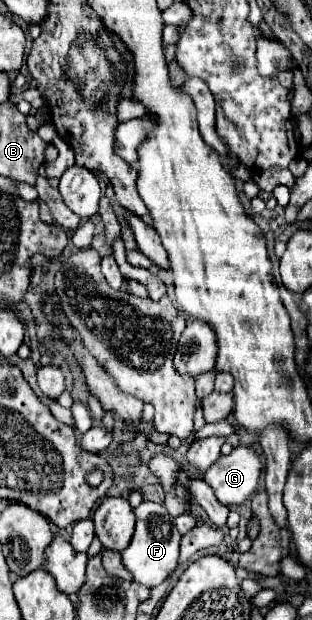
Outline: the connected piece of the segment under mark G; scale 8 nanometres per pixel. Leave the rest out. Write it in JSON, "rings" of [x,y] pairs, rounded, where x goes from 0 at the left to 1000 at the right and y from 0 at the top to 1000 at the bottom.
{"rings":[[[753,721],[734,734],[708,734],[651,773],[683,785],[708,815],[766,818],[811,798],[837,753],[837,737],[804,721]]]}

